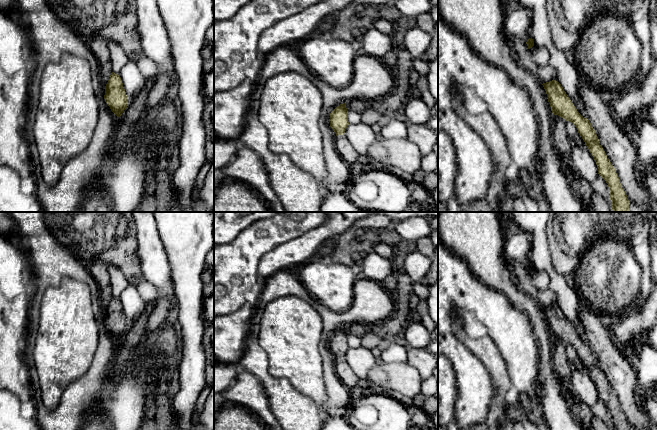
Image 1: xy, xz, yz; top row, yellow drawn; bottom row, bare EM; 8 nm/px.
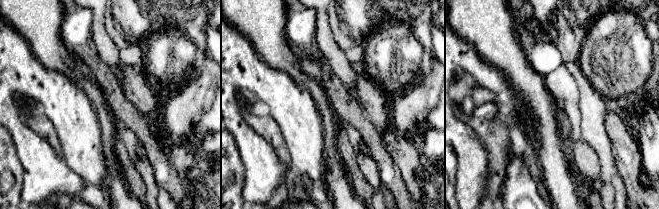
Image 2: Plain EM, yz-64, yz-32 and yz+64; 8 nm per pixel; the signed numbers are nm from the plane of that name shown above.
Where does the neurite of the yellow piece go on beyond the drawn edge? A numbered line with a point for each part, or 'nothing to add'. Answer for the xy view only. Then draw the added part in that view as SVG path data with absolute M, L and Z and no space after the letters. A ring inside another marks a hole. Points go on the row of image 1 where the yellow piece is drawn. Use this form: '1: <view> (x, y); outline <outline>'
nothing to add

